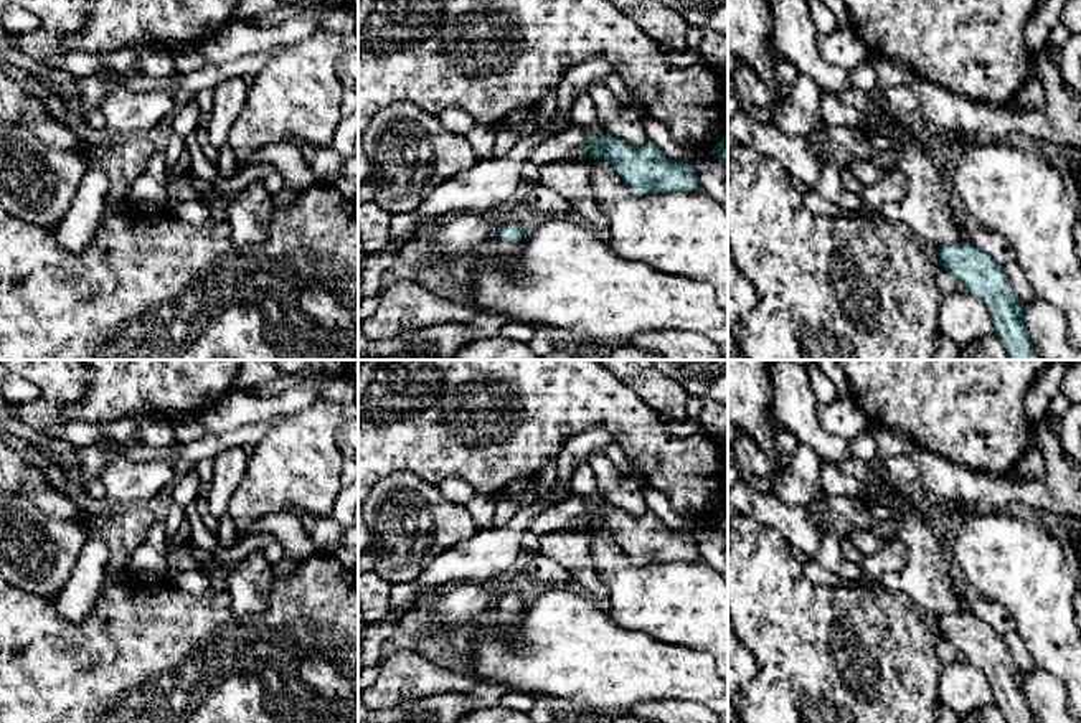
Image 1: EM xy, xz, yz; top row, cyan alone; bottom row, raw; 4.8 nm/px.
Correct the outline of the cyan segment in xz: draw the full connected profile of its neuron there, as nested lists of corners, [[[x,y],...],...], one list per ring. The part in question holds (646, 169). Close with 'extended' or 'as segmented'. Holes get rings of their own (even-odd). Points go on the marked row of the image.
[[[592,130],[589,160],[599,158],[606,158],[635,195],[693,191],[700,185],[693,162],[670,160],[652,142],[632,147],[619,137],[606,137]]] | as segmented

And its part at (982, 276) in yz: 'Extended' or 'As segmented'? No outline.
As segmented

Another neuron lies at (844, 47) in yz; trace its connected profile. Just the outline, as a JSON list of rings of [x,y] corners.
[[[850,23],[832,33],[819,33],[817,48],[824,61],[847,71],[852,71],[870,56],[865,40]]]

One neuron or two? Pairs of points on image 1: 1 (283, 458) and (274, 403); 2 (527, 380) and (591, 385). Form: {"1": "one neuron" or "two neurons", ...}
{"1": "two neurons", "2": "one neuron"}

